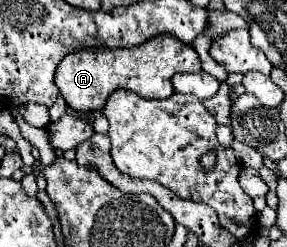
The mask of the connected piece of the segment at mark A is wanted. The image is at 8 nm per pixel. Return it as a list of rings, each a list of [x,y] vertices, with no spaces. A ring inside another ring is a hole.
[[[157,36],[145,44],[135,48],[85,48],[81,52],[67,54],[55,74],[55,84],[65,98],[67,106],[77,112],[93,112],[103,110],[111,92],[125,88],[131,92],[139,92],[143,98],[169,98],[175,90],[171,84],[173,74],[177,72],[199,72],[201,60],[197,52],[179,42],[173,36]]]

